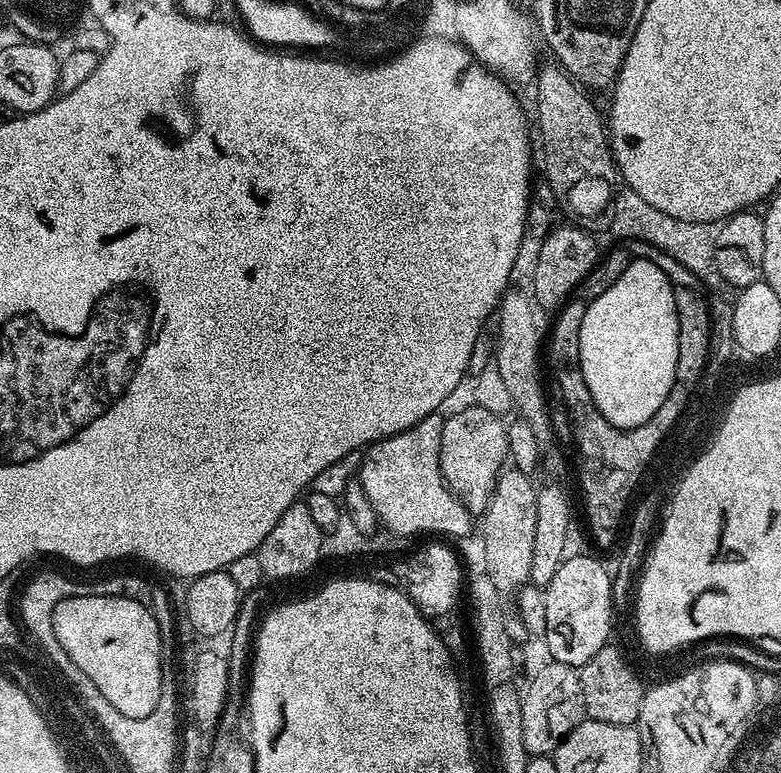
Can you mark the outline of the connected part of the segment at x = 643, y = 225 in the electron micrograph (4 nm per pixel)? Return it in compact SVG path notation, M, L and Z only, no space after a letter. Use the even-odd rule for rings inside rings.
M646 203L642 206L619 207L615 212L617 212L617 214L612 220L612 232L618 239L645 240L646 243L653 244L658 251L665 252L668 256L673 256L686 271L693 272L702 283L709 284L712 288L721 287L720 272L716 269L716 244L708 244L708 238L712 232L710 231L707 236L704 236L704 233L710 230L709 225L676 220L670 214L662 214L657 208Z

